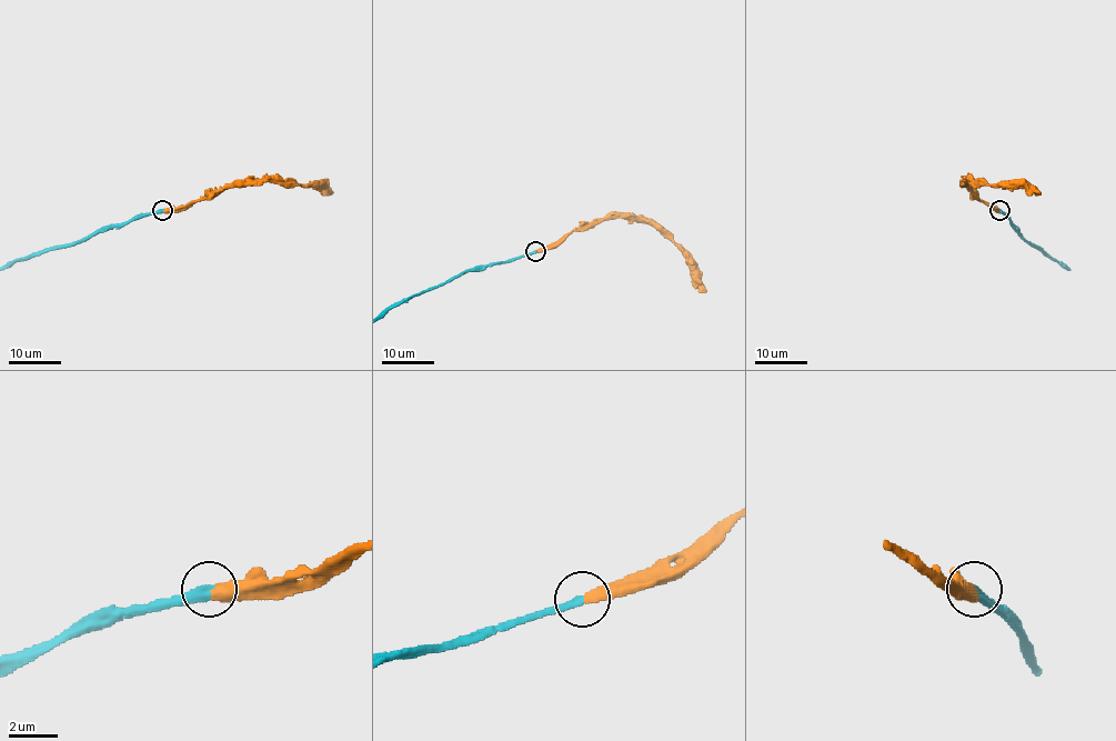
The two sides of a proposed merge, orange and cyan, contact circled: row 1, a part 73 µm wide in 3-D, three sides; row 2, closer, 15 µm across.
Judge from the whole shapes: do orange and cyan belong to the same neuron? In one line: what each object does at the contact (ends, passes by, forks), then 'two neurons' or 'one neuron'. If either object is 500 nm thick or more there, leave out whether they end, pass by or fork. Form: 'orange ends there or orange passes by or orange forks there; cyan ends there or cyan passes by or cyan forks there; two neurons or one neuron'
orange ends there; cyan ends there; one neuron

